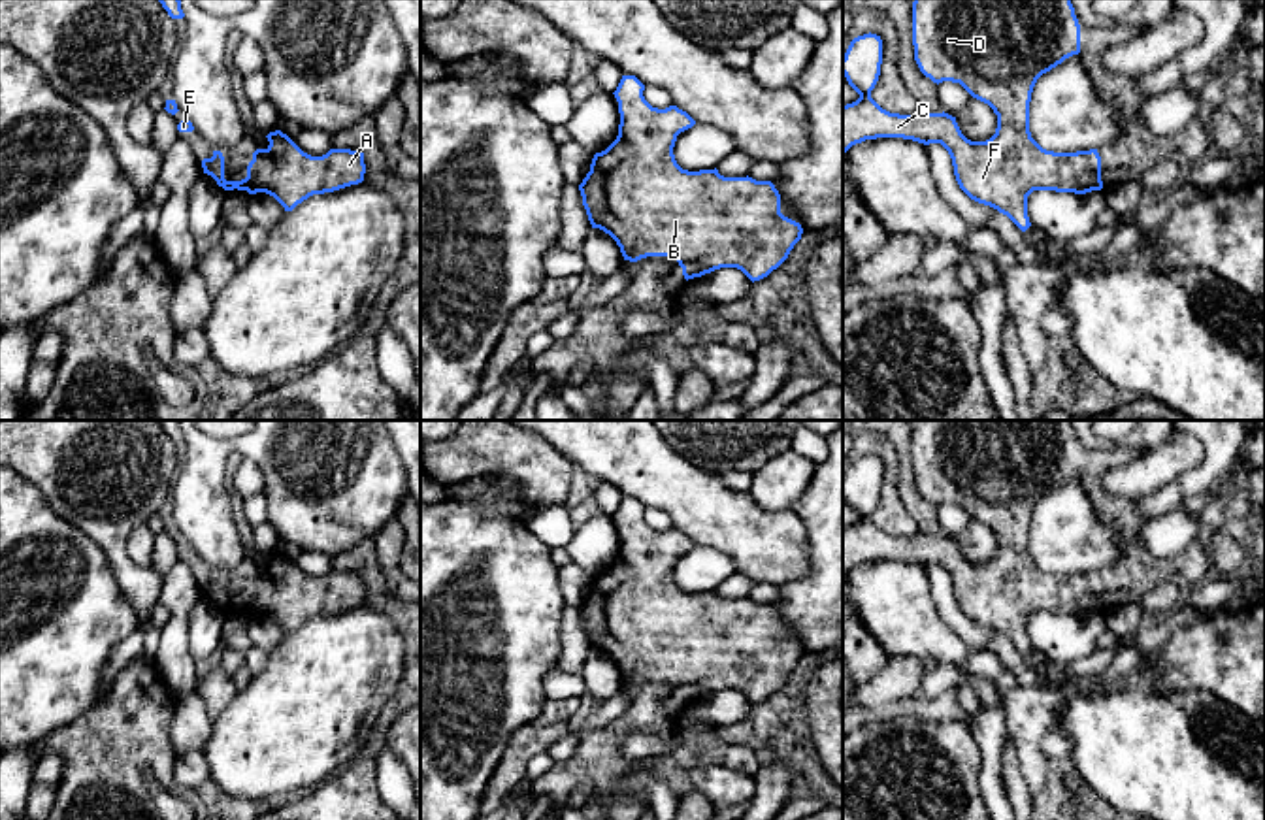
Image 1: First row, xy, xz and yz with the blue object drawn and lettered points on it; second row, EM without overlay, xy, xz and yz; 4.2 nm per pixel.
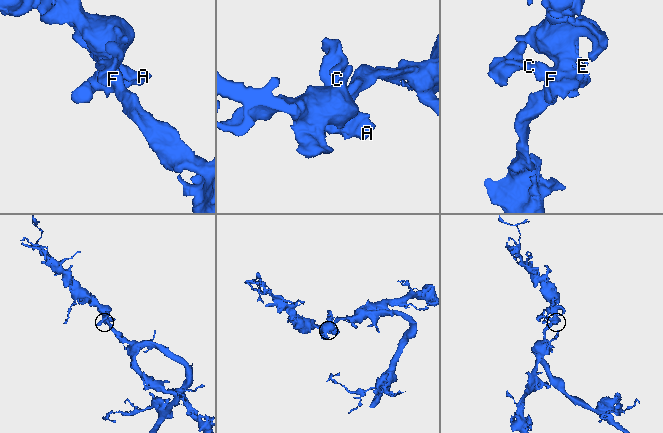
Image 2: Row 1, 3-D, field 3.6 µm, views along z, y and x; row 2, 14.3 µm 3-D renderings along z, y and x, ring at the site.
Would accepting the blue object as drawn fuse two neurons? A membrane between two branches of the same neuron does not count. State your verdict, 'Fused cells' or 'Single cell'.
Single cell

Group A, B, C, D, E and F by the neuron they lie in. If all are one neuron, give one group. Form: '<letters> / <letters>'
A B C D E F

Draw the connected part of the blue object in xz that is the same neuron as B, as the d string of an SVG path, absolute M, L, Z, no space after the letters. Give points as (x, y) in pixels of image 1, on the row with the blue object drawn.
M622 75L613 92L620 113L618 136L594 155L590 172L579 185L592 228L609 234L624 260L675 258L686 281L720 268L737 268L752 283L767 277L801 239L801 224L780 213L780 194L771 181L724 177L716 168L682 170L673 147L677 136L696 121L677 106L652 107L643 90L645 85L635 75Z

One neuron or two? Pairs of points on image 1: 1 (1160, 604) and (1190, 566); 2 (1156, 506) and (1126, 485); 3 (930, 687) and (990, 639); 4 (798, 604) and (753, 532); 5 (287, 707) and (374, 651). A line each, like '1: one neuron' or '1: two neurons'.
1: two neurons
2: two neurons
3: two neurons
4: two neurons
5: one neuron

